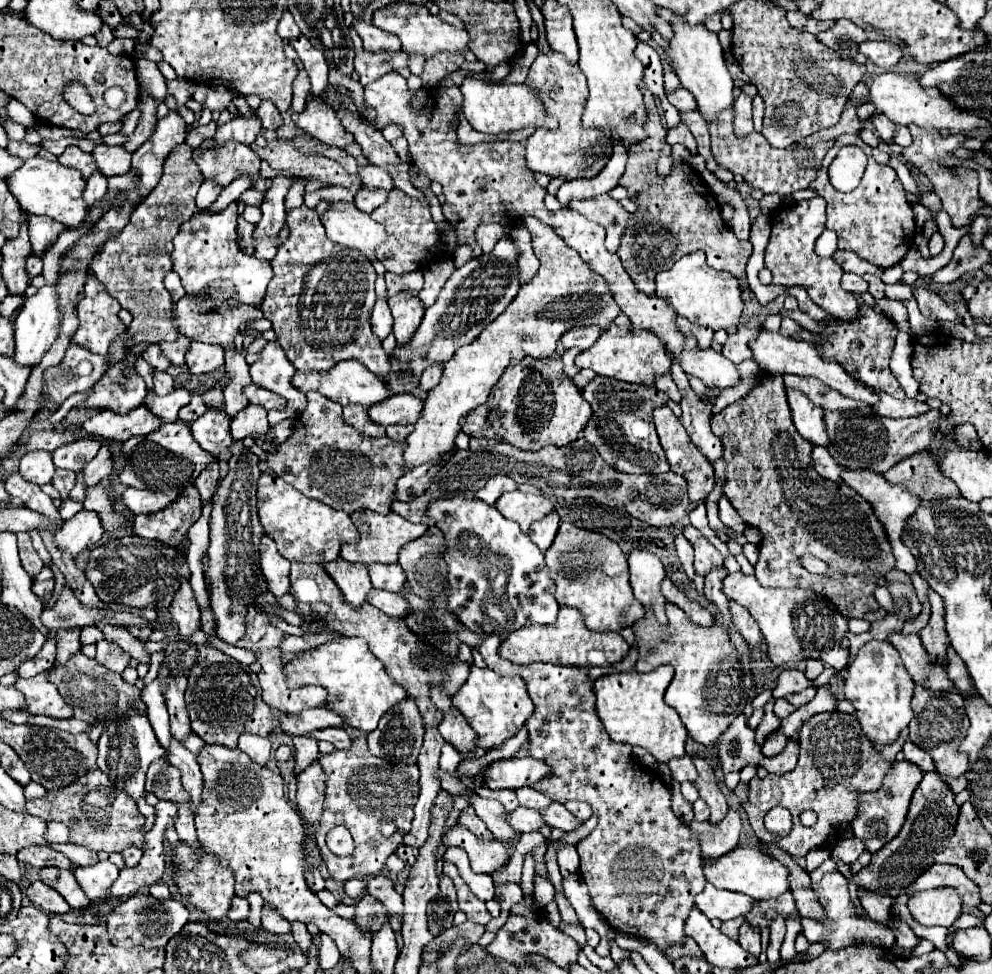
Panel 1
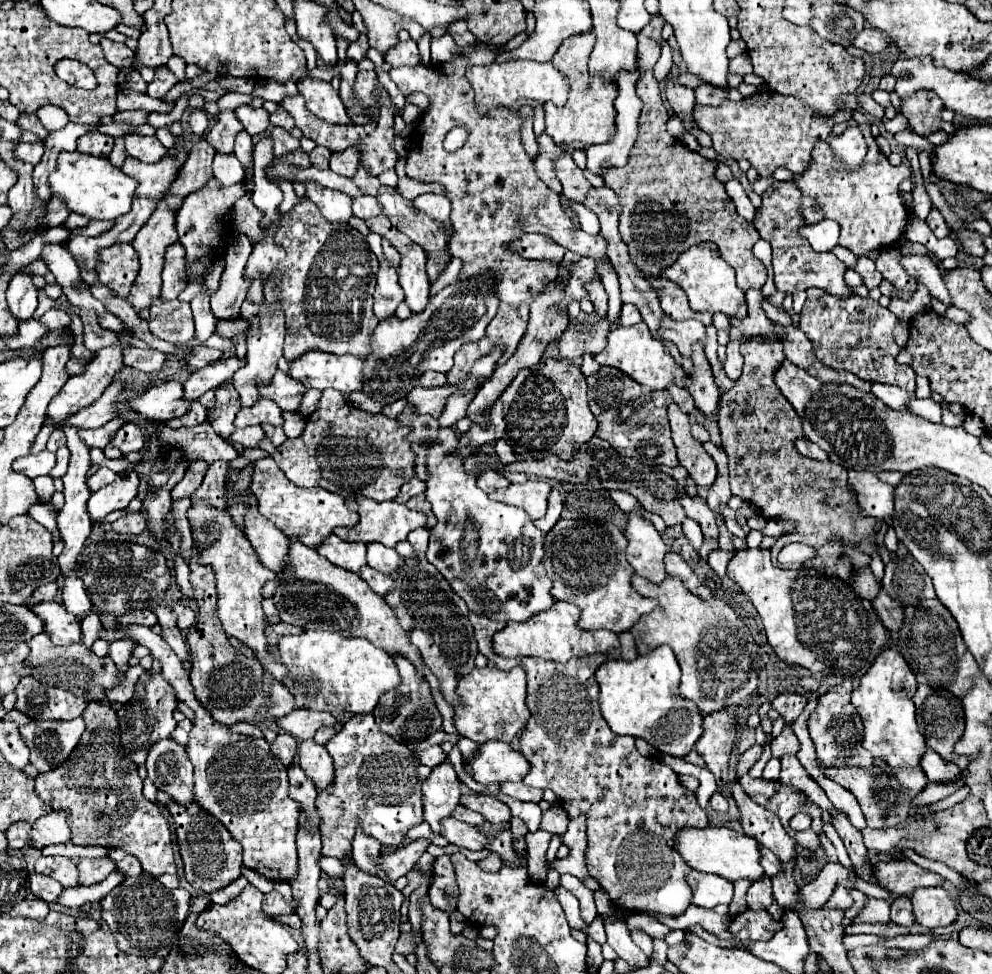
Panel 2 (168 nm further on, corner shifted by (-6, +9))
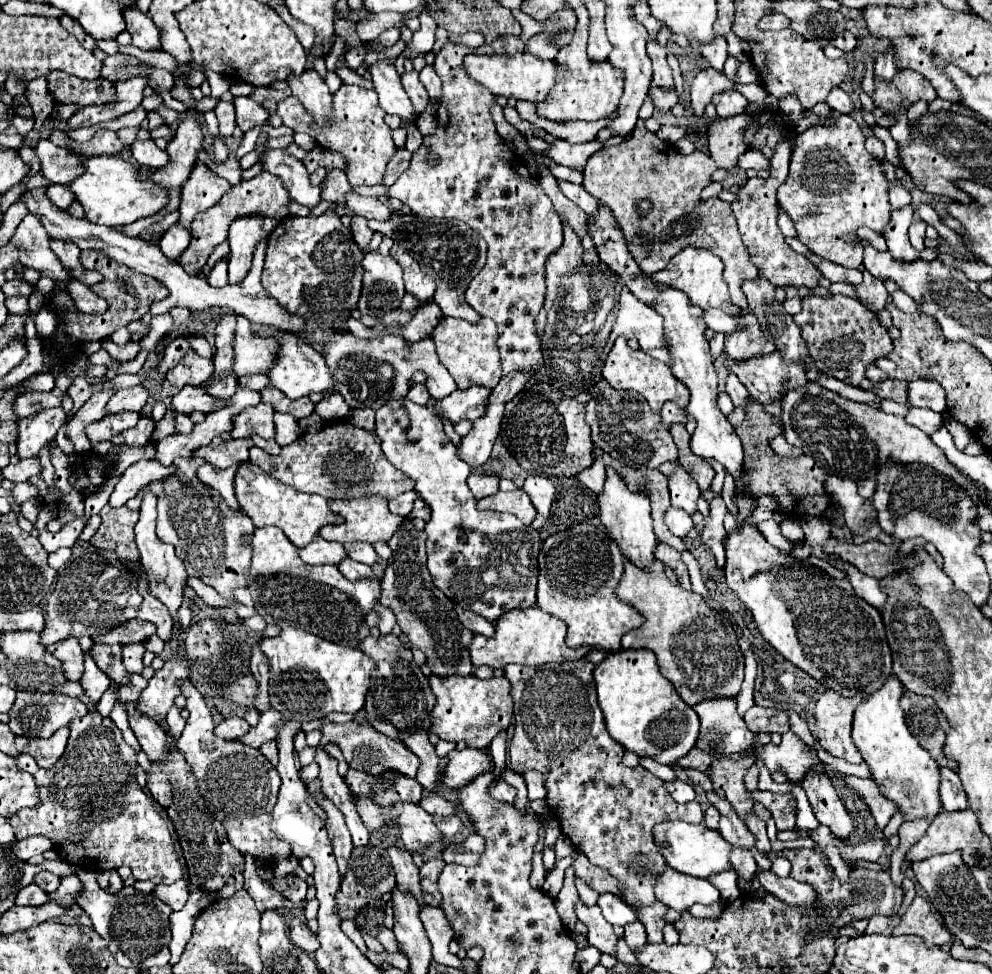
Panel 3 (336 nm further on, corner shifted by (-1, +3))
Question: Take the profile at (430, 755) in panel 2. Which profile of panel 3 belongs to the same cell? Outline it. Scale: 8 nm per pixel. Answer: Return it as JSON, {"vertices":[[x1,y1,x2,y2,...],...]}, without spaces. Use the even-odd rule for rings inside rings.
{"vertices":[[327,720,327,722,321,724,321,732,323,732,321,744,323,742,337,744,341,748,343,756,345,756,345,762,355,770,363,770,363,772,373,774,373,776,381,774,381,770,395,770,395,772,401,772,409,778,415,778,415,774,419,770,419,760,417,760,415,754,409,752,409,748,405,748,399,740,393,740,393,738,377,732,369,724,359,724,355,720,337,724,337,722]]}

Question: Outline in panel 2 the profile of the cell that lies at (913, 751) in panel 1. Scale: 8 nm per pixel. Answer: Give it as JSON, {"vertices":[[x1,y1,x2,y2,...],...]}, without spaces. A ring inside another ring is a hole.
{"vertices":[[886,646,870,670,860,678,860,686,852,692,852,704,864,722,864,740,862,746,874,754,874,758,884,758,890,766,922,766,928,780,932,782,950,782,962,774,958,766,940,758,934,750,926,748,924,736,918,732,916,708,912,696,916,694,916,676,910,670,906,658,894,648]]}

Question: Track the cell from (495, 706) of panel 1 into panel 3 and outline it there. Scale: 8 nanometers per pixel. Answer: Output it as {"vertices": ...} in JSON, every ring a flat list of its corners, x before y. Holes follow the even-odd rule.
{"vertices":[[429,676,429,686,435,694,435,706,431,712,431,732,441,740,459,742,465,740,469,748,487,748,491,740,505,728,509,728,513,716,511,684,503,678,479,680,477,676]]}

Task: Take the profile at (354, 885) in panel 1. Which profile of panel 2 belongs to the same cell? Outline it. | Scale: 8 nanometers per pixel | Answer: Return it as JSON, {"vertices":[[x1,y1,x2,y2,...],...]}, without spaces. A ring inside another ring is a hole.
{"vertices":[[322,858,322,862,320,862,320,866,322,866,322,870,328,874,328,876,332,876,332,878,344,878,344,866,342,866,342,860,338,860,338,858]]}

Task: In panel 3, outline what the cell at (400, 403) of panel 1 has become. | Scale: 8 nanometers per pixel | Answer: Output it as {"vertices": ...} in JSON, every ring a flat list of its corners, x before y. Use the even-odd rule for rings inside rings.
{"vertices":[[473,386,467,390,455,390,445,400,437,400,437,408,441,412,445,412,445,416,451,422,459,422,463,418,477,420,477,418,485,416,489,394,491,394,491,390,483,388,483,386]]}

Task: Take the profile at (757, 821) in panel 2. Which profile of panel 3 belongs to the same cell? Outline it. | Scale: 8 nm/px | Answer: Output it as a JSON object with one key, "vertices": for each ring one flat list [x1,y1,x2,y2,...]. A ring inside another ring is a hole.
{"vertices":[[745,754,741,760,733,760,727,756,717,758,707,770,705,776,709,776,709,780,713,782,713,790,727,798,733,808,737,810,737,814,743,818,747,812,755,812,757,816,761,816,763,820,769,820,771,814,767,810,761,810,757,806,753,806,753,802,749,800,749,790,743,784,743,776,745,772,755,764,755,756,753,754]]}

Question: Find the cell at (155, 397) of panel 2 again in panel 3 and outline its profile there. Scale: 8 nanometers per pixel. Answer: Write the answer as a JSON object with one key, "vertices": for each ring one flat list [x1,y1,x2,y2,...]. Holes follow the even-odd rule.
{"vertices":[[185,386,171,400,173,410,183,412,183,414,191,414,193,410,199,410,199,412,207,414,207,412,213,412,213,410,221,408,221,404,223,404,223,400,207,394,207,390,203,386]]}

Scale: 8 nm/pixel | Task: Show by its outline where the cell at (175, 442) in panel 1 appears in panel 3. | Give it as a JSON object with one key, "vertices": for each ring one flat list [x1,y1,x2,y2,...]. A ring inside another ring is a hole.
{"vertices":[[213,438,213,442,209,446,199,448,197,452,193,452,193,456,201,456,217,468,227,468,233,464,249,462,249,448,253,448,253,446,255,444,251,438,229,440,229,442,225,442,221,438]]}

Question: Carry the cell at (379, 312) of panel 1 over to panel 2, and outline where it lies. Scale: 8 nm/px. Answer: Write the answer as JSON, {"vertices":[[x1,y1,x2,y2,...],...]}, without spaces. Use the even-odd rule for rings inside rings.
{"vertices":[[384,262,376,274,376,290,374,290,374,314,378,320,386,320,394,316,398,304,404,300,402,288,398,284,398,272]]}

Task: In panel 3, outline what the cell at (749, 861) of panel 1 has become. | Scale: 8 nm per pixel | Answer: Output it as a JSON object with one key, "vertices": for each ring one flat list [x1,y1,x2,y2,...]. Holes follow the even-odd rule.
{"vertices":[[661,822,653,828,653,840,657,850,663,854,667,864,681,874,709,878,721,870,731,868,729,852,731,844,715,830,705,828,705,824,687,824,687,822]]}

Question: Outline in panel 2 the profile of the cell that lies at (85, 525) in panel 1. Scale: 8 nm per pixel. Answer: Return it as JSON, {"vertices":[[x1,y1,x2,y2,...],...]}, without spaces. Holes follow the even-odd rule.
{"vertices":[[134,470,120,472,118,478,110,484,92,492,86,508,92,524,102,524,104,518,120,508,126,508,138,492,138,474]]}

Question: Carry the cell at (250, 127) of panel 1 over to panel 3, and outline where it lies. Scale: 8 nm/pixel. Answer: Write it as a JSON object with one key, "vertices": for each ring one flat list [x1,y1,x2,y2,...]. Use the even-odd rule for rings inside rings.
{"vertices":[[239,96,235,98,235,108,237,108,237,126,243,132,249,132,255,126,263,126,267,122,267,110,261,106,261,102,249,98,249,96]]}

